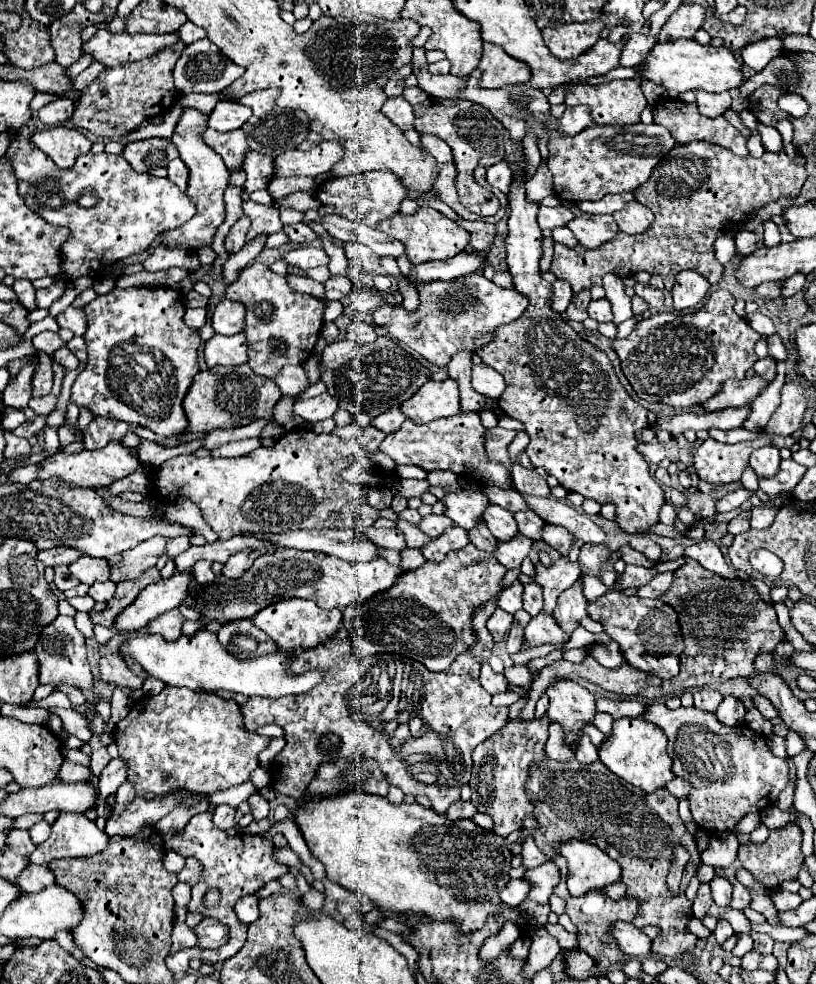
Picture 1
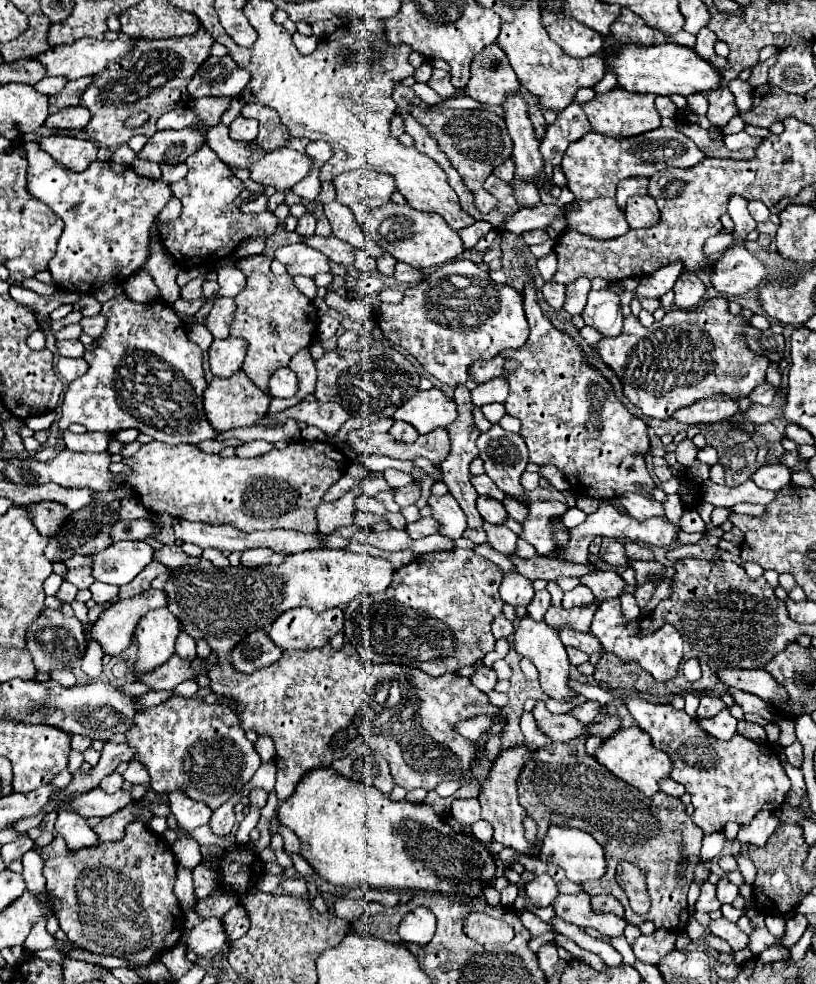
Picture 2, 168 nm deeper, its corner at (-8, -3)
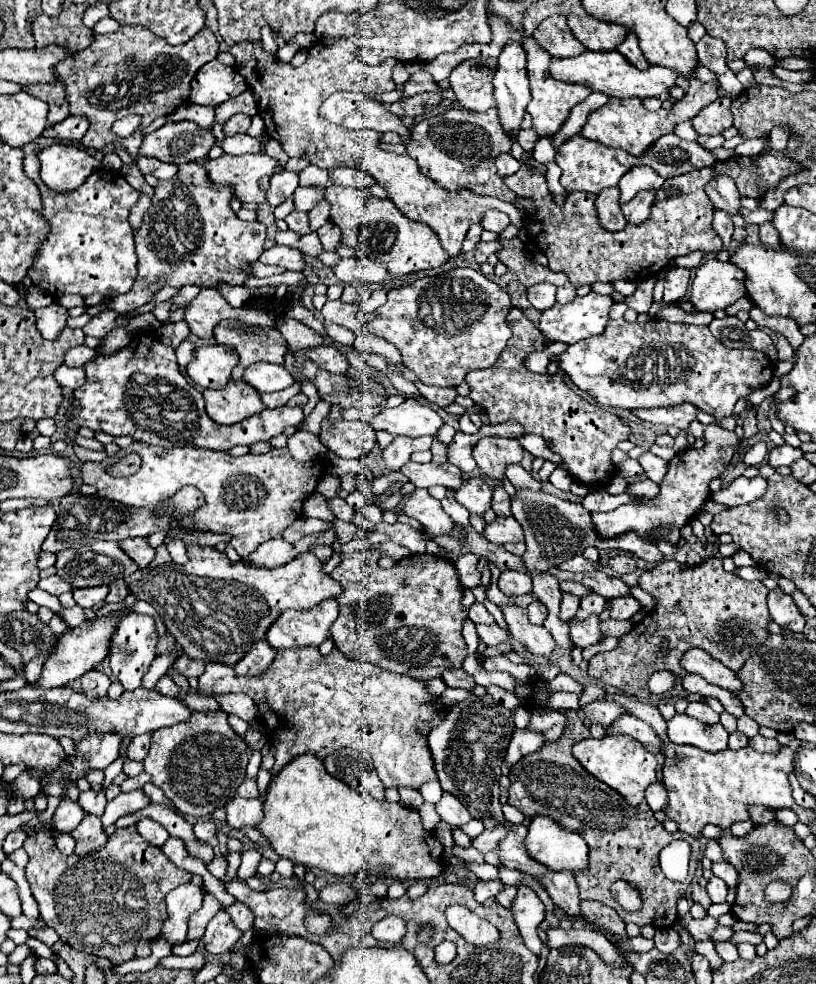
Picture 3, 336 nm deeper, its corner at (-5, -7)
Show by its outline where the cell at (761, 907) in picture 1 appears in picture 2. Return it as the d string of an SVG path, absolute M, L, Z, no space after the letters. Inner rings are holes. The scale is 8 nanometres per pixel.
M736 856L736 862L738 862L738 868L740 868L740 872L742 872L742 876L744 876L744 880L746 880L746 884L748 886L754 886L754 876L756 876L756 868L754 868L754 864L752 864L752 860L748 860L748 858L744 858L744 856Z

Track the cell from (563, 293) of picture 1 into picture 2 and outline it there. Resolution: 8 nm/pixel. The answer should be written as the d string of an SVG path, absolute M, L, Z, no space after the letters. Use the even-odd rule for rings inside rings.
M548 282L548 284L542 286L542 294L544 294L546 302L548 302L552 308L560 310L562 304L564 304L564 298L566 298L566 286L556 284L556 282Z

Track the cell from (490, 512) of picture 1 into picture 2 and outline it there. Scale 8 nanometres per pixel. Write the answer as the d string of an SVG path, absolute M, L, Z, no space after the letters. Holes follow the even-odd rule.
M480 496L478 498L478 512L482 514L482 518L490 524L504 524L508 520L508 512L504 508L504 504L500 504L494 498L486 498Z

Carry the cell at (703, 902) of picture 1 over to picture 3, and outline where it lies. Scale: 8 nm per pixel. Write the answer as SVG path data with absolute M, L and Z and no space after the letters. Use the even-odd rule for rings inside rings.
M691 884L689 894L691 894L691 900L693 900L695 904L701 904L705 910L711 906L711 898L709 898L709 894L707 894L707 890L705 890L703 886L699 886L699 884Z

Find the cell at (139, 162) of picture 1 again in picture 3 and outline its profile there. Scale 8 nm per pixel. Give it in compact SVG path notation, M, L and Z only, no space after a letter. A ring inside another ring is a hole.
M171 122L145 136L141 154L179 166L205 158L213 144L215 136L209 128L203 130L195 122Z

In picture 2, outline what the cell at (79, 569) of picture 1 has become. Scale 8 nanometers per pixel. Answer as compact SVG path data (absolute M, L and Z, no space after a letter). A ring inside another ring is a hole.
M82 566L82 568L68 570L66 578L68 578L74 586L78 586L80 590L82 590L82 588L90 588L90 584L94 584L94 578L92 578L92 574L90 574L90 566Z

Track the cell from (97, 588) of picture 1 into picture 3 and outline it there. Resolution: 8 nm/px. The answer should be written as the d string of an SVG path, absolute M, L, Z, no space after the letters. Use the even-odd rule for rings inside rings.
M107 586L73 590L73 598L75 598L77 606L81 606L81 608L95 608L95 606L99 606L107 598L107 594L109 594Z

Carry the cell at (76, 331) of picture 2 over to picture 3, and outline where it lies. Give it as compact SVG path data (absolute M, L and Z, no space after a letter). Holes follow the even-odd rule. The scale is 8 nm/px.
M55 302L51 306L33 310L33 314L35 314L35 320L37 320L37 330L47 340L53 340L65 328L65 320L69 316L67 310L59 304L55 304Z

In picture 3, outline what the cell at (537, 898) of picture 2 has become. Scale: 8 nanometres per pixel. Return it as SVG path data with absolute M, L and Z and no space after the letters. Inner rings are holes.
M521 886L521 888L517 888L517 896L511 904L511 912L513 912L513 920L519 928L519 934L525 940L527 948L539 956L539 952L543 950L543 942L537 934L537 928L545 920L543 902L531 888Z

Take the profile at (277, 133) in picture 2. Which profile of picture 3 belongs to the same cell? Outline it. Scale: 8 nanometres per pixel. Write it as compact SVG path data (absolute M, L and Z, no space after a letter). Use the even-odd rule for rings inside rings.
M235 114L235 116L231 116L225 122L223 134L225 136L233 136L233 134L239 134L239 132L247 132L249 126L251 126L251 116L247 116L247 114Z

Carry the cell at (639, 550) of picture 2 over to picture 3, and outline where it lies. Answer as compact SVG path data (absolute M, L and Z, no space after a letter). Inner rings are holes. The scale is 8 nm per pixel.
M619 554L619 556L613 556L607 564L613 572L617 574L627 574L627 572L635 572L635 558L627 556L627 554Z

